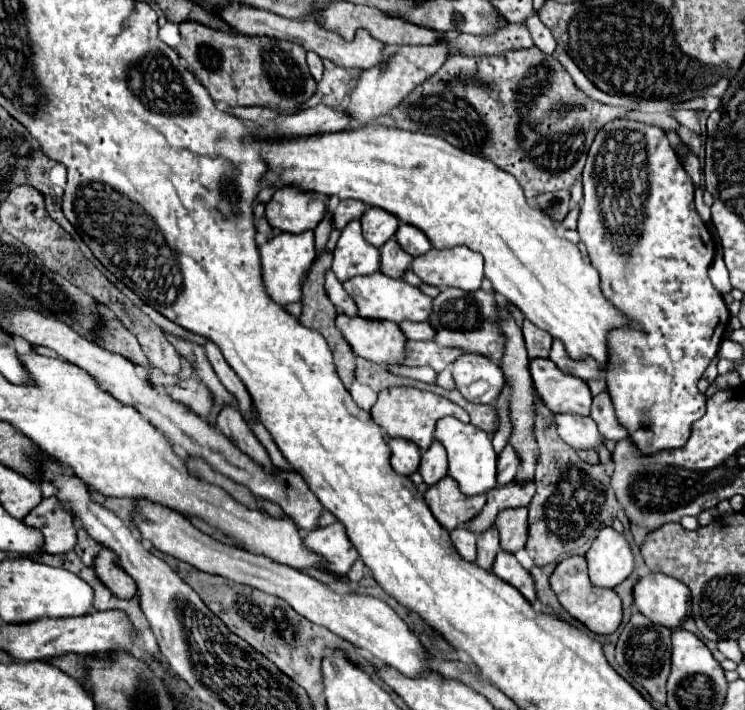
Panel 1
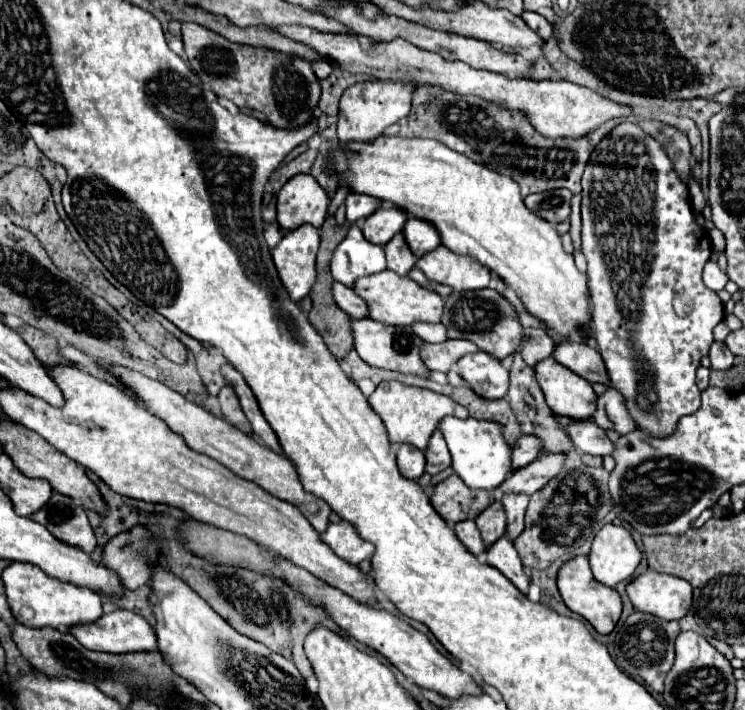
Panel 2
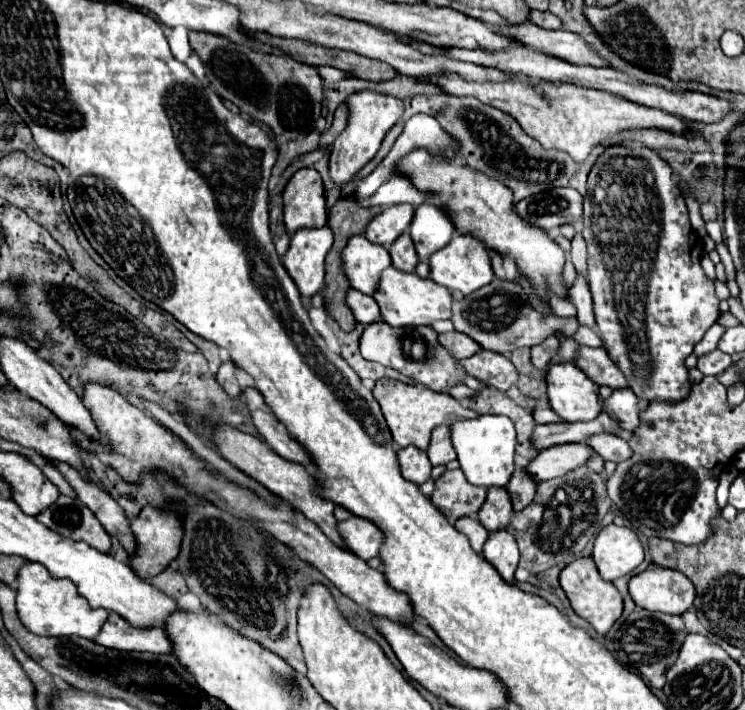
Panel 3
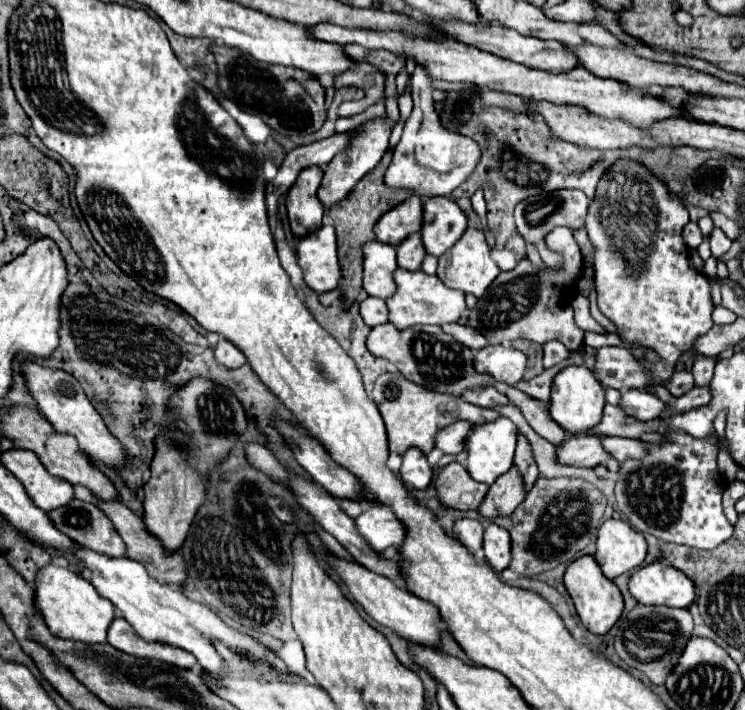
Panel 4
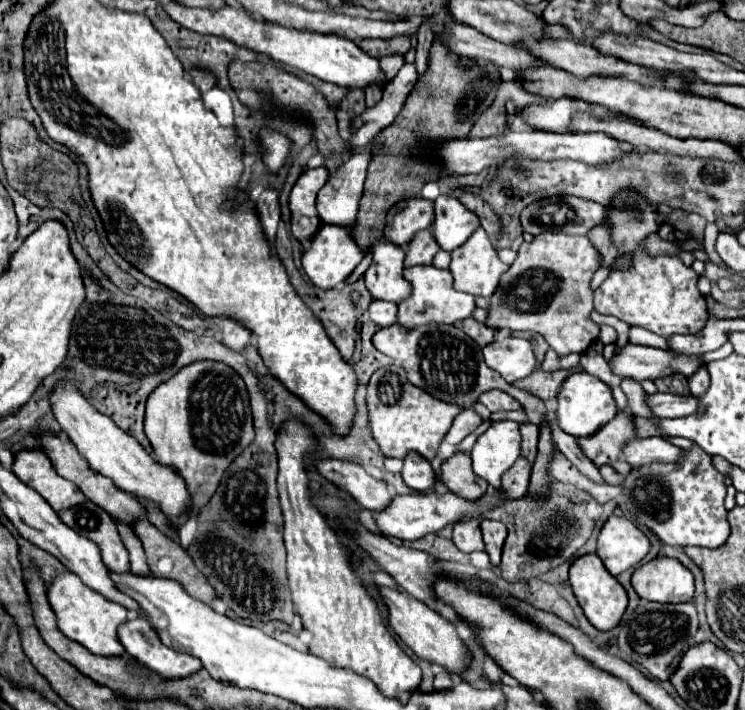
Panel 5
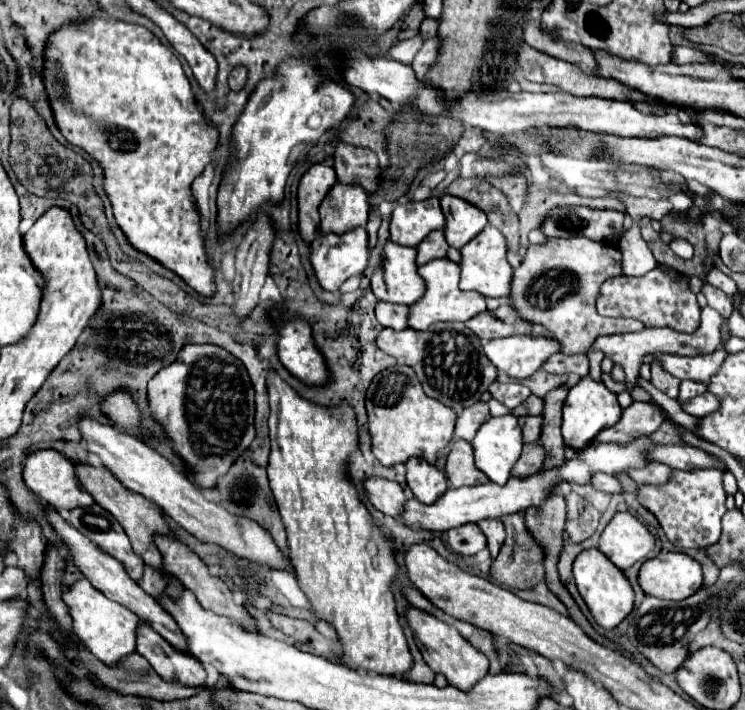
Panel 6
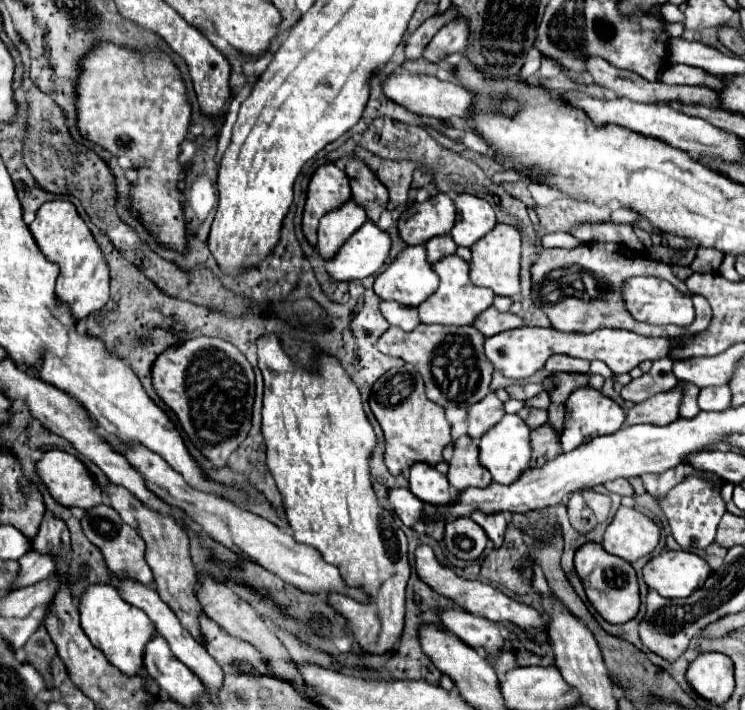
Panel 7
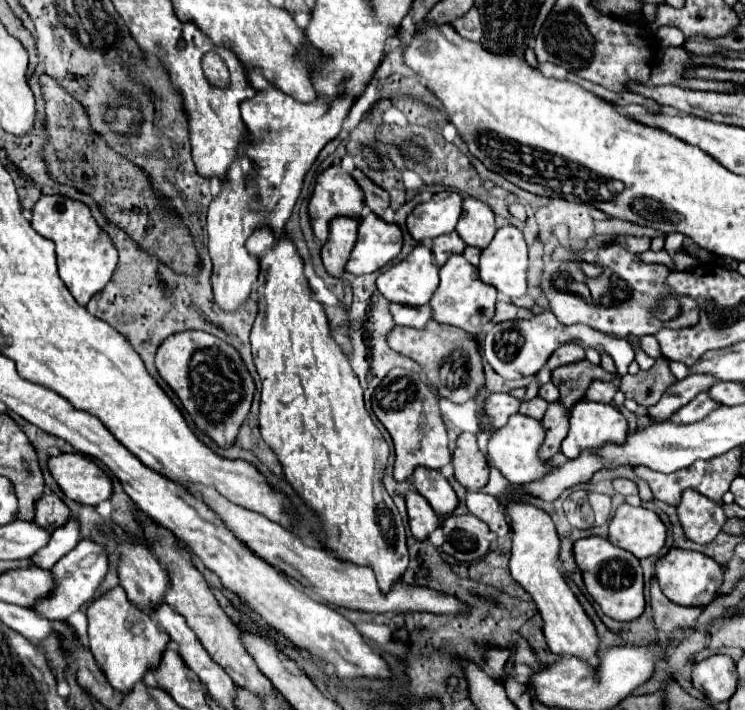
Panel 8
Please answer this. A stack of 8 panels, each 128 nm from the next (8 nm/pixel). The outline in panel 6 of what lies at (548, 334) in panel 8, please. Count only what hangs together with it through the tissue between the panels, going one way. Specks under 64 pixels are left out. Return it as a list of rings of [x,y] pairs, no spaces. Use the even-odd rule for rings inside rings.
[[[712,308],[702,310],[702,324],[696,332],[687,334],[677,332],[670,328],[644,328],[642,332],[632,334],[610,334],[600,336],[590,346],[590,350],[600,350],[606,358],[610,358],[614,364],[622,366],[626,372],[626,384],[634,384],[640,372],[640,366],[648,354],[676,354],[676,356],[698,356],[698,354],[710,354],[712,350],[720,348],[720,314],[712,312]],[[518,334],[486,342],[484,352],[490,362],[510,378],[528,378],[540,370],[548,356],[560,352],[560,342],[544,336]]]

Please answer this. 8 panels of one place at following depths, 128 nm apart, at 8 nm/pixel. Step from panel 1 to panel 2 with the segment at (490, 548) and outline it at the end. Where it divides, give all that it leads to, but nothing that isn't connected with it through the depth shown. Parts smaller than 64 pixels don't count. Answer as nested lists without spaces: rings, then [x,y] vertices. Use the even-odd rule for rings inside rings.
[[[494,500],[494,502],[476,518],[476,526],[480,528],[486,546],[494,544],[500,536],[506,534],[506,512],[504,512],[504,506],[502,506],[498,500]]]

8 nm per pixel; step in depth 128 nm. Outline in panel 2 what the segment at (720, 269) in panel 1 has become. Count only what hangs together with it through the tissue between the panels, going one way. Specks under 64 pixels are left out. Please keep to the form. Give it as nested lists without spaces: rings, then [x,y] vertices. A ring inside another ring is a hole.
[[[708,260],[704,266],[704,284],[714,292],[720,292],[726,286],[726,282],[728,282],[728,276],[718,268],[716,262]]]

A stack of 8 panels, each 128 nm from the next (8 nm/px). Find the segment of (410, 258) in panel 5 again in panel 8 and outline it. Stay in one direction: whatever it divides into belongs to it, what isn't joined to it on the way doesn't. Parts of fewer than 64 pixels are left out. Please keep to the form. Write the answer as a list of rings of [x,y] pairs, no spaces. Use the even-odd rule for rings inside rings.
[[[458,232],[442,234],[442,236],[432,240],[432,252],[434,252],[434,260],[438,266],[442,266],[452,254],[462,254],[464,248],[466,248],[466,244],[458,236]]]

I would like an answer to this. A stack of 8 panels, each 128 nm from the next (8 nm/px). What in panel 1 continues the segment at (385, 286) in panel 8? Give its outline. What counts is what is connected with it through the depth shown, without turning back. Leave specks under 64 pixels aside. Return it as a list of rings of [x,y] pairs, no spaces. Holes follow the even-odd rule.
[[[352,220],[334,248],[332,272],[340,282],[358,274],[374,274],[380,268],[380,252],[368,244],[360,230],[360,220]]]

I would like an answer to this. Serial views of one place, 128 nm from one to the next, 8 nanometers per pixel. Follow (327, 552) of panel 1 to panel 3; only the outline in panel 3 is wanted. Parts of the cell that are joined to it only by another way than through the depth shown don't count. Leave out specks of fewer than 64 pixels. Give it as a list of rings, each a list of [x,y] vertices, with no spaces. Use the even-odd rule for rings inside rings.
[[[352,516],[340,522],[338,530],[344,536],[348,550],[352,550],[362,560],[370,560],[378,556],[378,550],[384,544],[384,536],[380,534],[380,528],[374,522],[360,516]]]

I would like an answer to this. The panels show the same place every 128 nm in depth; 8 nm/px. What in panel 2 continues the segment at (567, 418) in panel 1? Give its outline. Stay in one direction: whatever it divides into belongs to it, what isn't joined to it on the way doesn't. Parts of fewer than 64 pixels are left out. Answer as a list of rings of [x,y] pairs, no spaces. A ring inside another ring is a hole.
[[[592,420],[570,424],[568,436],[580,452],[594,454],[594,456],[614,454],[614,442],[610,442],[606,438],[606,432]]]

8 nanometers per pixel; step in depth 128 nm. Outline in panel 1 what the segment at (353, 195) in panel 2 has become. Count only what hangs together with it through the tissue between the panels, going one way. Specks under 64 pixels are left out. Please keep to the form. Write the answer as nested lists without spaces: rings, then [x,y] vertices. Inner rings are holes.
[[[340,200],[340,204],[334,210],[334,226],[344,228],[350,220],[362,218],[366,208],[368,206],[362,200]]]

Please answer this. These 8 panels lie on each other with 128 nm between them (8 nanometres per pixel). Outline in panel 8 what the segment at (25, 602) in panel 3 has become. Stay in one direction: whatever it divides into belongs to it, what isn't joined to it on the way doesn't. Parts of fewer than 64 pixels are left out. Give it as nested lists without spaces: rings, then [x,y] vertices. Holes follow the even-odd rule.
[[[122,586],[106,592],[88,608],[88,638],[94,660],[110,686],[124,694],[132,692],[134,684],[140,682],[146,672],[160,666],[162,654],[170,642],[170,636],[148,614],[136,610]]]

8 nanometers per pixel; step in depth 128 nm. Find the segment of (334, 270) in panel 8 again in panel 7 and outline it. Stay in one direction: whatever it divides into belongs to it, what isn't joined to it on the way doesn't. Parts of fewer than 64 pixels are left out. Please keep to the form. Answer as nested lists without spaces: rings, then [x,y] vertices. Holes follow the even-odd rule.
[[[348,202],[344,204],[344,208],[324,214],[320,220],[320,228],[318,228],[318,252],[324,260],[332,260],[336,256],[336,252],[340,250],[340,246],[366,222],[364,210],[354,204]]]

